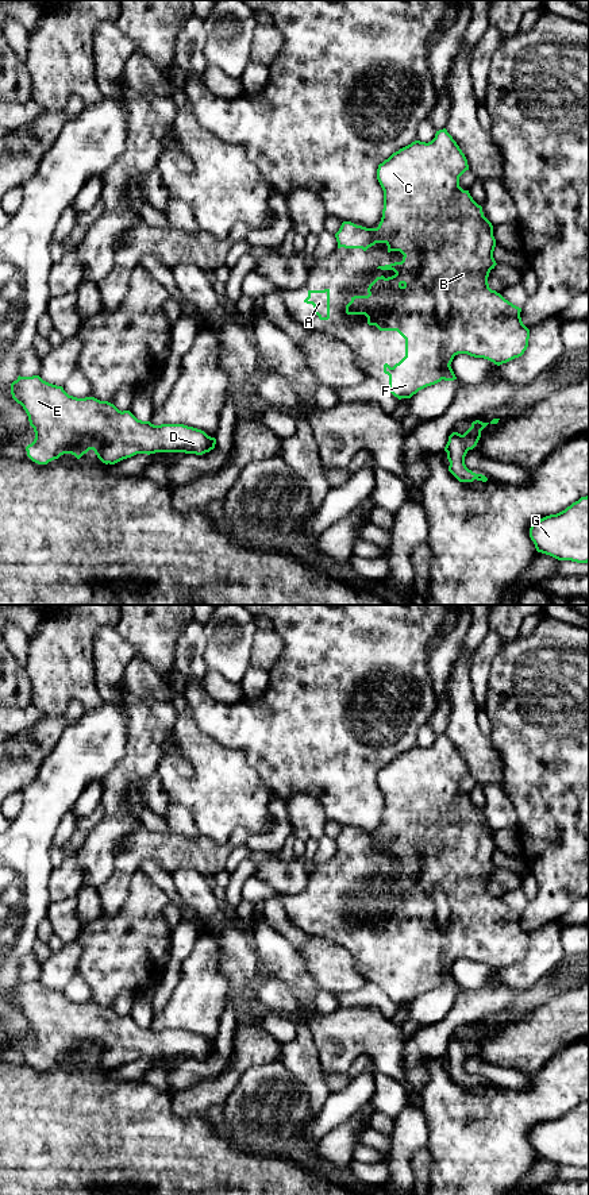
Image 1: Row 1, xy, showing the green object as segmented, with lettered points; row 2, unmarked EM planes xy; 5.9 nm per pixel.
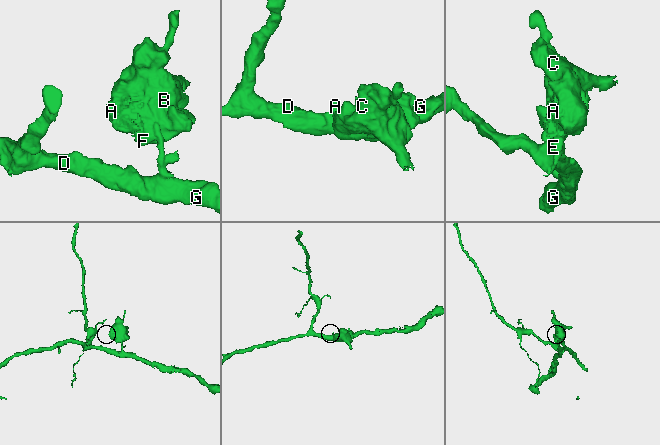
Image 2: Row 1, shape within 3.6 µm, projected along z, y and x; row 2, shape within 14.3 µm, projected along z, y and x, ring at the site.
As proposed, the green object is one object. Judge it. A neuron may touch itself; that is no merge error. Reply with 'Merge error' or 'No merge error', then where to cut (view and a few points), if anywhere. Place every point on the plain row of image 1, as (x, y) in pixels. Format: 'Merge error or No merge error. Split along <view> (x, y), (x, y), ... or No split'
Merge error. Split along xy (435, 885), (445, 894), (449, 906), (449, 926), (446, 929)

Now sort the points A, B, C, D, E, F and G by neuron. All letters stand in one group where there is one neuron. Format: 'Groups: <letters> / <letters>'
Groups: A B C F / D E G

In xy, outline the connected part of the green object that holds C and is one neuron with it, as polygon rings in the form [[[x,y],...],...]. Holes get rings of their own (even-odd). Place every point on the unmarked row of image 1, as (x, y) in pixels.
[[[446,733],[436,736],[435,743],[426,748],[420,745],[415,745],[411,749],[400,753],[399,756],[393,758],[388,764],[378,770],[377,774],[377,785],[384,795],[384,814],[382,822],[377,833],[366,833],[362,830],[357,830],[351,826],[343,826],[339,836],[335,839],[338,853],[362,853],[366,856],[369,852],[374,851],[376,848],[385,848],[388,851],[388,857],[390,856],[400,856],[404,861],[401,867],[394,867],[385,871],[378,871],[377,874],[381,875],[393,875],[396,879],[392,882],[385,883],[384,880],[377,882],[367,893],[367,901],[354,901],[351,906],[346,910],[347,920],[365,920],[367,922],[369,930],[376,930],[380,936],[397,936],[405,944],[405,961],[390,972],[388,968],[384,970],[384,978],[389,980],[389,997],[401,1003],[411,1003],[419,995],[435,990],[442,986],[442,974],[446,970],[451,970],[453,964],[458,959],[467,959],[474,963],[484,963],[494,970],[500,971],[507,968],[515,963],[519,963],[524,959],[528,952],[530,944],[530,934],[523,929],[520,917],[521,913],[513,910],[508,905],[505,905],[500,898],[492,895],[488,888],[488,882],[492,874],[497,870],[493,863],[493,856],[496,852],[496,844],[493,841],[493,830],[492,828],[484,821],[482,812],[478,810],[473,802],[470,801],[469,795],[463,795],[459,791],[459,782],[469,775],[467,764],[457,747],[453,741],[447,737]],[[439,886],[450,906],[450,922],[447,929],[442,929],[436,925],[435,921],[435,905],[431,899],[432,888]]]

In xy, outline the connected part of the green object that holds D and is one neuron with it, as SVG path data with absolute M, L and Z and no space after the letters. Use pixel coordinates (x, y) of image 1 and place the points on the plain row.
M39 980L18 982L11 988L12 1003L23 1011L34 1033L35 1044L26 1052L27 1061L47 1069L63 1059L80 1064L89 1055L105 1069L115 1069L136 1059L185 1057L203 1060L215 1053L216 1044L204 1036L184 1029L154 1030L138 1025L130 1015L119 1015L108 1006L95 1002L77 1003L69 1001L62 991L43 986Z

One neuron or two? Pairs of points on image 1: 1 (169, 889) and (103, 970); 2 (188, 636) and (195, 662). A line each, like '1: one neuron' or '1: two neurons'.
1: two neurons
2: one neuron

